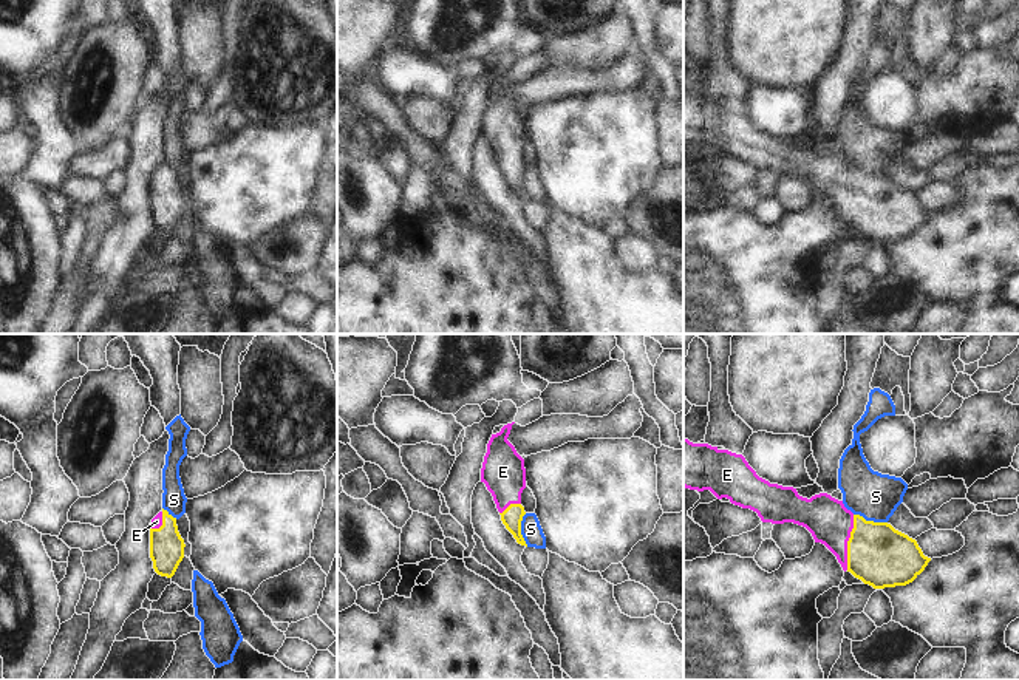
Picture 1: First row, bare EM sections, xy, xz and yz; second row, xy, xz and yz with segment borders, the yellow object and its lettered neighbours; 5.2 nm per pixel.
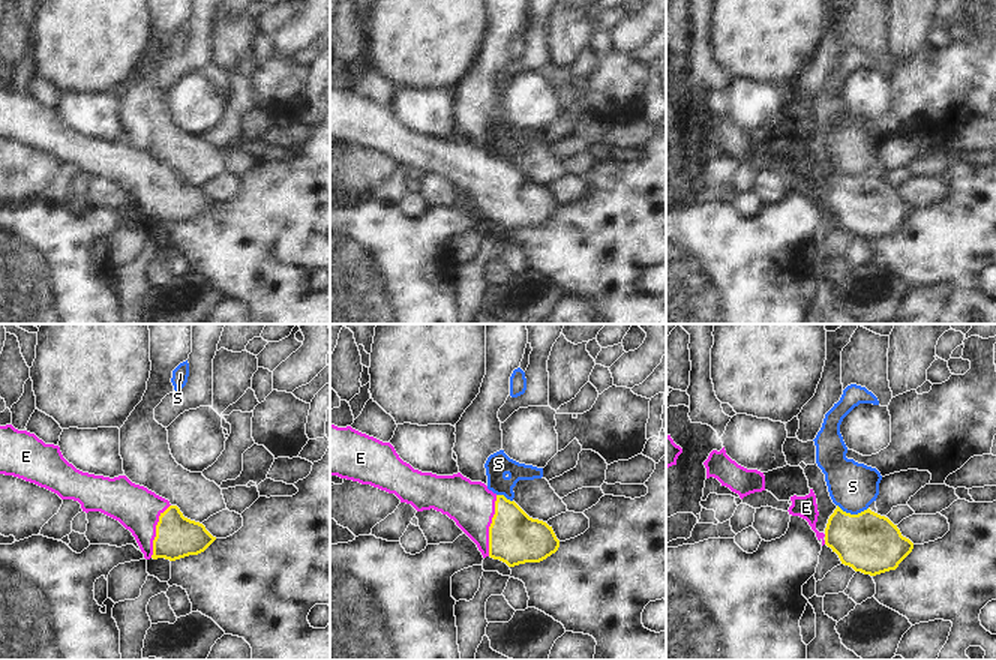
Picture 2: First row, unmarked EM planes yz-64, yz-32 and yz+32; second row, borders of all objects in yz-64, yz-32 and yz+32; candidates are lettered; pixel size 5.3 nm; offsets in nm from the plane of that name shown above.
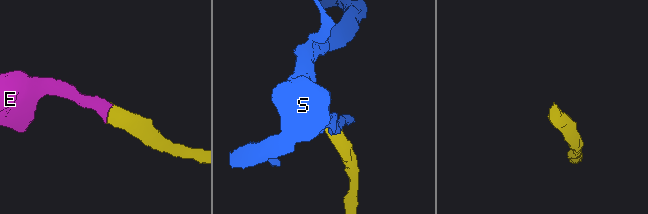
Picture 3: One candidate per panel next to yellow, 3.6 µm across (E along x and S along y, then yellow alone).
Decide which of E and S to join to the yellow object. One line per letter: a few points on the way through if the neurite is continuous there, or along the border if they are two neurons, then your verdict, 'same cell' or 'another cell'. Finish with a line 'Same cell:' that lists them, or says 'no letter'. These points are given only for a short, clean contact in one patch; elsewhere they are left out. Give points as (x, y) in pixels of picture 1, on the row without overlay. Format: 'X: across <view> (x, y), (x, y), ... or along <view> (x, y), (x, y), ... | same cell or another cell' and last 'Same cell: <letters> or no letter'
E: across yz (882, 210), (857, 197), (848, 197), (828, 173) | same cell
S: along xz (524, 167), (521, 190), (528, 200) | another cell
Same cell: E

